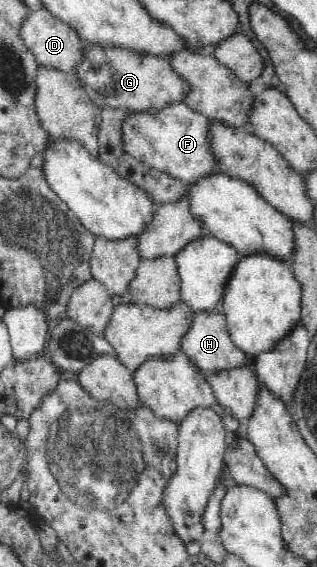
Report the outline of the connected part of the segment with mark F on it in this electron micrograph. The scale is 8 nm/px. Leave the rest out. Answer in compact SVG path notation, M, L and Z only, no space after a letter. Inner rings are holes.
M185 102L170 105L158 113L136 112L124 123L126 152L144 164L182 180L186 185L196 185L202 178L221 171L221 161L214 156L209 139L212 120L190 109Z

